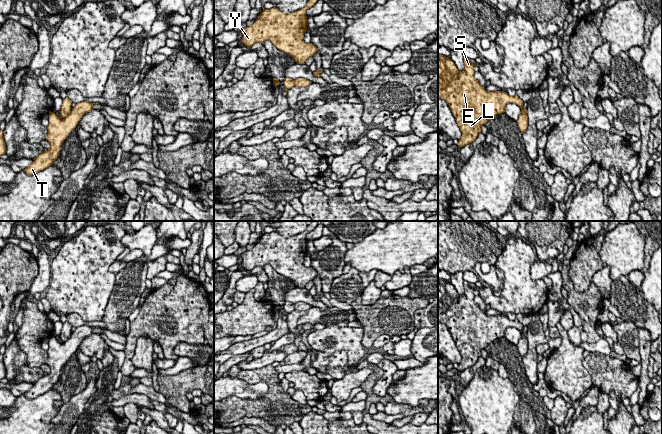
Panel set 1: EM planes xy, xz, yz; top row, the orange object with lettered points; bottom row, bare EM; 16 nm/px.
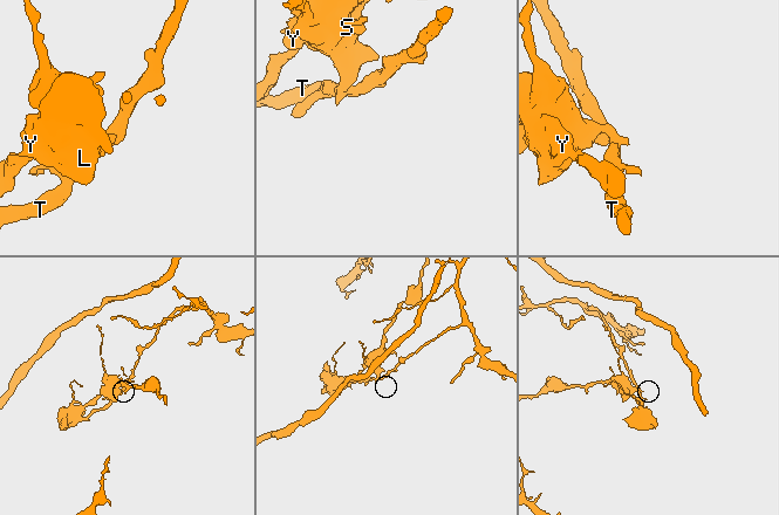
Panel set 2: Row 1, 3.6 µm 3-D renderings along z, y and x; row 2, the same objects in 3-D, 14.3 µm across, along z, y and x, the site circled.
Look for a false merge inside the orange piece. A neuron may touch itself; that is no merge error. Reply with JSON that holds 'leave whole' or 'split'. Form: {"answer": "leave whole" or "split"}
{"answer": "split"}

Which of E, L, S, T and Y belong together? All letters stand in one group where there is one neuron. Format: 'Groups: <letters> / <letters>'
Groups: E L S Y / T

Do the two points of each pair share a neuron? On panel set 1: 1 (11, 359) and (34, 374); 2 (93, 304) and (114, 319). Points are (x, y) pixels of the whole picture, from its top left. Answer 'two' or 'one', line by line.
1: one
2: two

